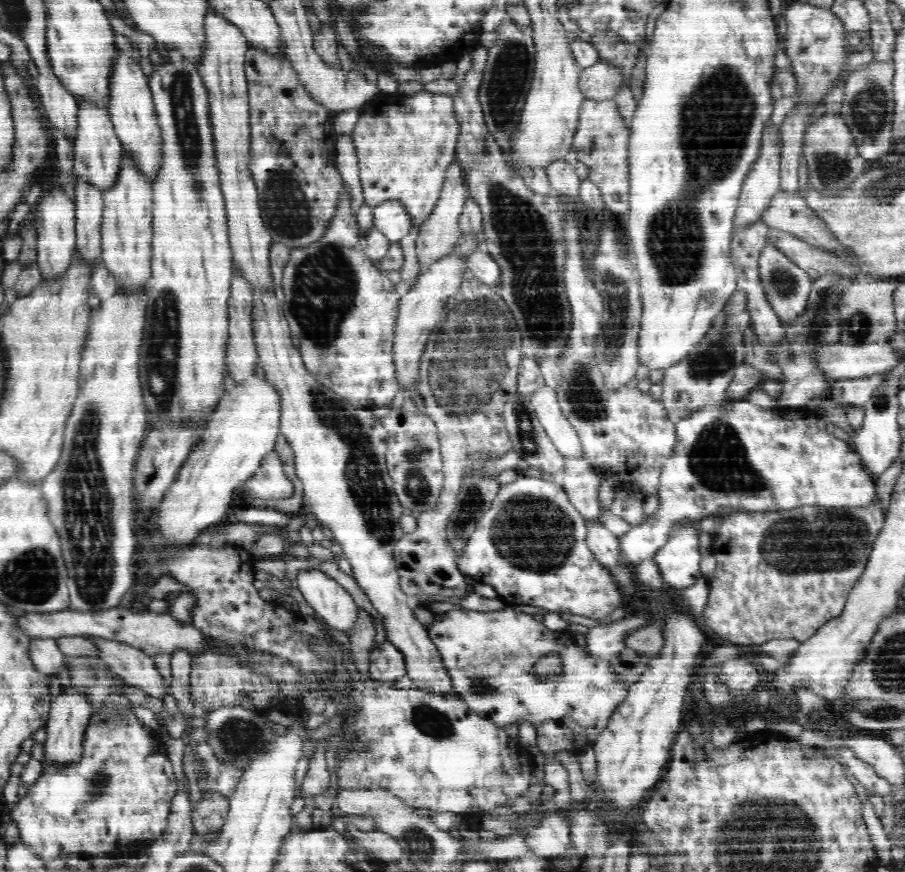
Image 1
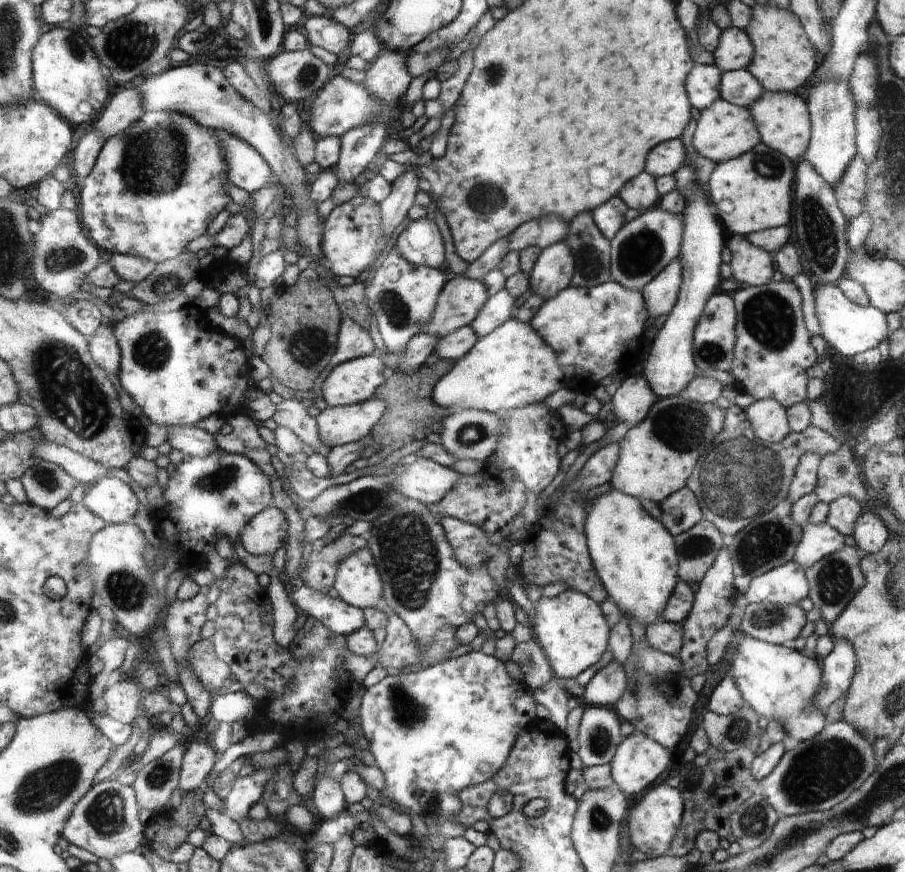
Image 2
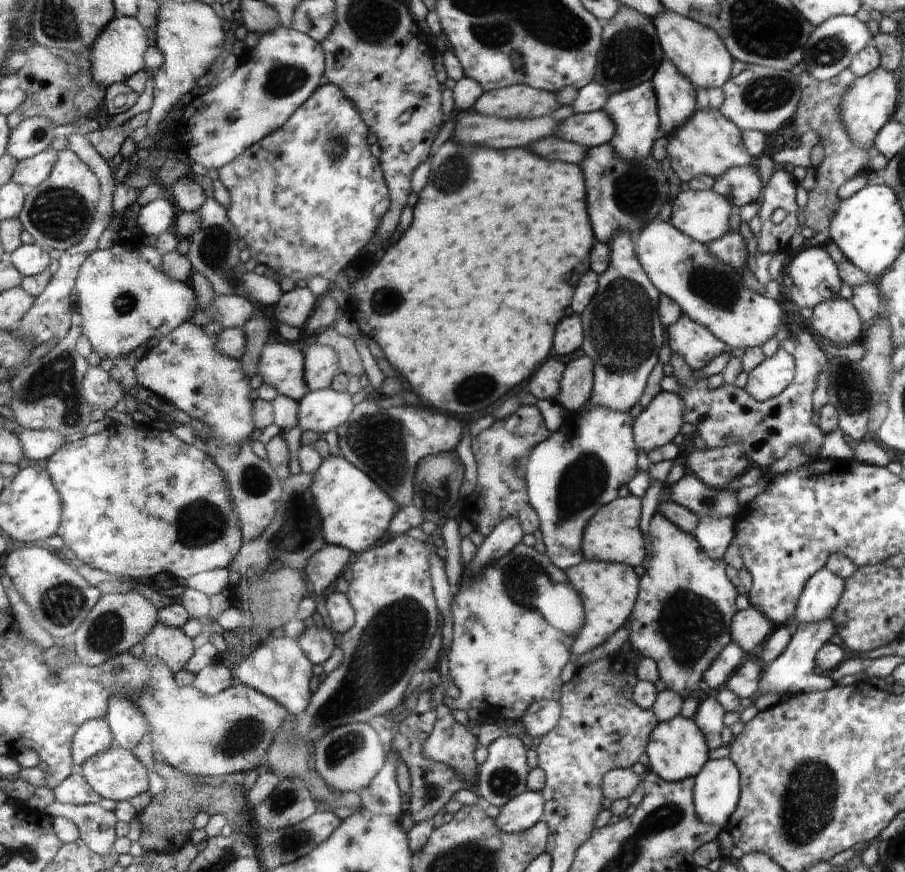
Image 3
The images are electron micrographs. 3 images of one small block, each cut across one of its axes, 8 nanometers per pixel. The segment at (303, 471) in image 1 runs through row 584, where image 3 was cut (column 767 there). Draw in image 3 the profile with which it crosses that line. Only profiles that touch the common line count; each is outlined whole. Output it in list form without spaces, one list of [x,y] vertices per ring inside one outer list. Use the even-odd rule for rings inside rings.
[[[782,347],[770,358],[764,358],[754,370],[748,374],[748,384],[745,390],[751,398],[758,402],[765,402],[770,398],[778,397],[783,393],[796,377],[794,375],[794,362]]]

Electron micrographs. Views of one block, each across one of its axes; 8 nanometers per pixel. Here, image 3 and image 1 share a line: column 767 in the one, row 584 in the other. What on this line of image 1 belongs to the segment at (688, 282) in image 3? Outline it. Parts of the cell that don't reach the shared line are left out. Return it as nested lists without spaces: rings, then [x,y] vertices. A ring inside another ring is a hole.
[[[302,570],[296,578],[304,599],[316,614],[324,619],[325,626],[345,642],[358,618],[358,606],[348,590],[326,576],[322,570]]]

